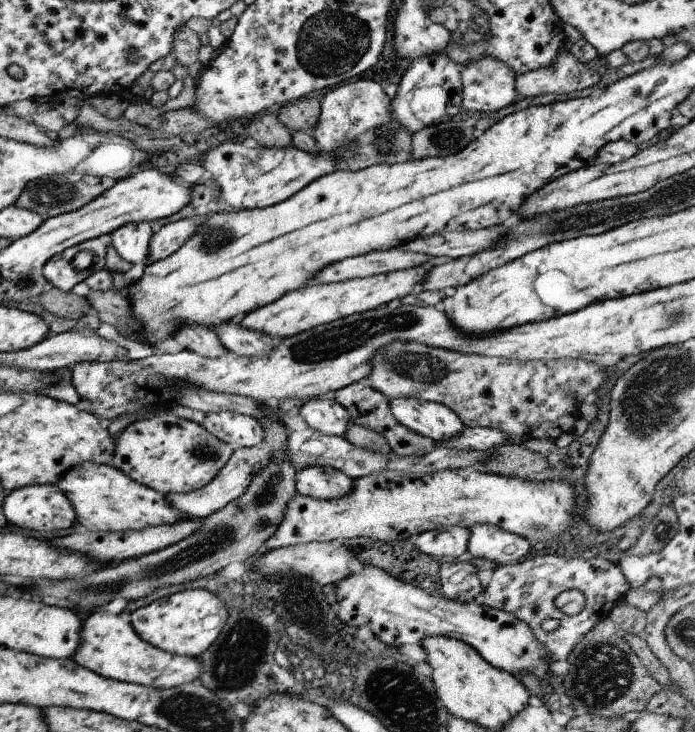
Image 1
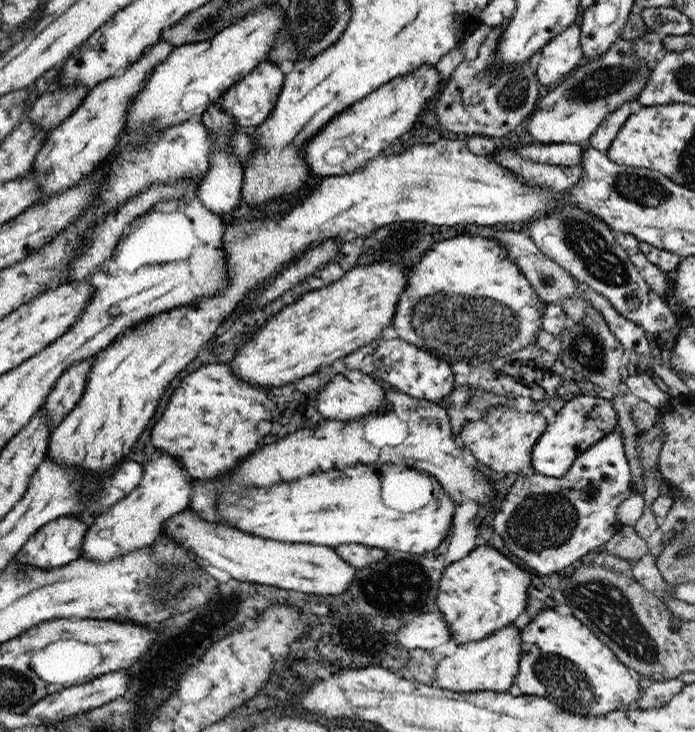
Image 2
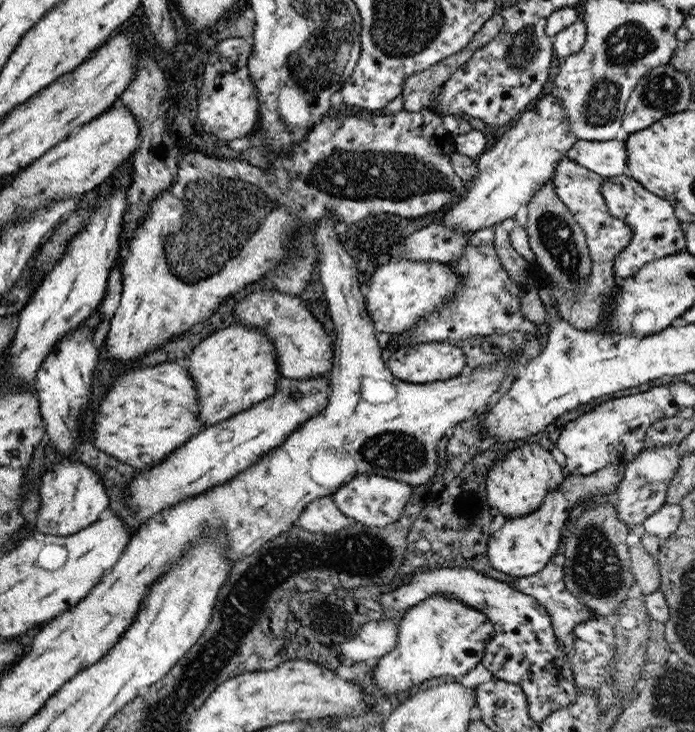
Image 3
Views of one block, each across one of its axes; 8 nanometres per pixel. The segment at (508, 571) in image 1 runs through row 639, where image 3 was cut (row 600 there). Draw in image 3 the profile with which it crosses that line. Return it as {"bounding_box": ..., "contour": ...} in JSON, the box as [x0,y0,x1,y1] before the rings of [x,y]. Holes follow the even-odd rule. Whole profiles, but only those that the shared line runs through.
{"bounding_box":[510,562,592,654],"contour":[[[547,562],[544,568],[531,576],[525,577],[513,577],[513,583],[510,585],[515,590],[525,593],[526,596],[531,596],[552,618],[552,628],[554,638],[557,638],[559,642],[559,648],[563,652],[569,652],[571,654],[573,650],[573,626],[575,624],[581,624],[585,620],[592,618],[592,611],[585,607],[585,604],[581,603],[576,597],[573,597],[564,585],[564,575],[562,566]]]}

